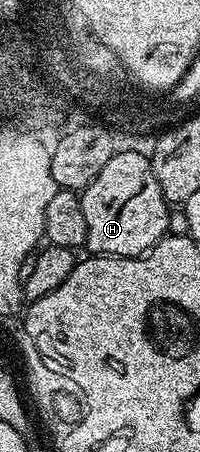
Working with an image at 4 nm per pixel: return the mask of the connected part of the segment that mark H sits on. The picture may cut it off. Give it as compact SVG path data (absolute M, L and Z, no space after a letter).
M118 150L103 165L103 170L91 185L80 192L83 205L83 218L87 221L87 241L85 247L93 255L115 255L128 257L131 255L143 255L156 245L160 239L165 238L169 229L170 204L163 197L163 189L159 189L159 181L155 181L153 165L148 154L141 151Z

